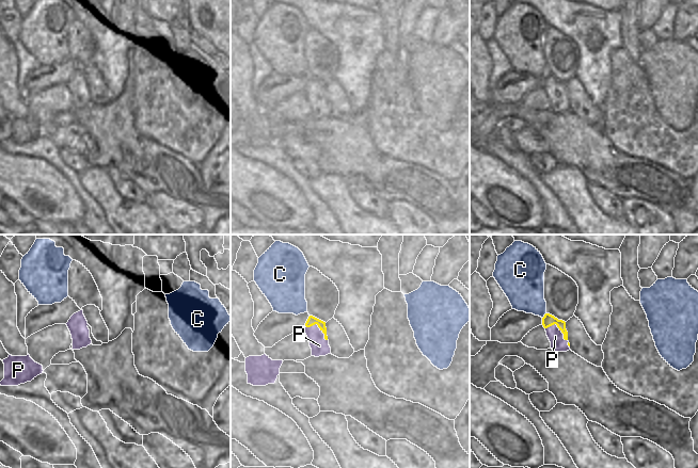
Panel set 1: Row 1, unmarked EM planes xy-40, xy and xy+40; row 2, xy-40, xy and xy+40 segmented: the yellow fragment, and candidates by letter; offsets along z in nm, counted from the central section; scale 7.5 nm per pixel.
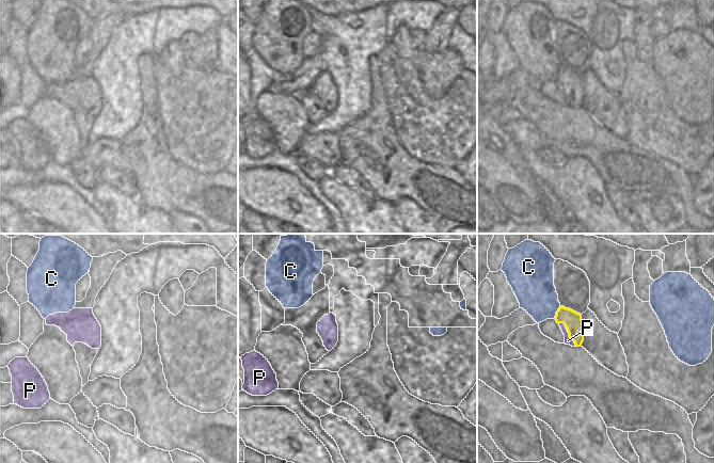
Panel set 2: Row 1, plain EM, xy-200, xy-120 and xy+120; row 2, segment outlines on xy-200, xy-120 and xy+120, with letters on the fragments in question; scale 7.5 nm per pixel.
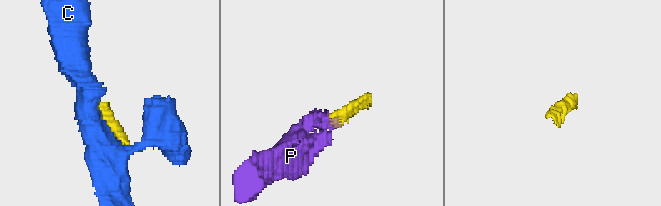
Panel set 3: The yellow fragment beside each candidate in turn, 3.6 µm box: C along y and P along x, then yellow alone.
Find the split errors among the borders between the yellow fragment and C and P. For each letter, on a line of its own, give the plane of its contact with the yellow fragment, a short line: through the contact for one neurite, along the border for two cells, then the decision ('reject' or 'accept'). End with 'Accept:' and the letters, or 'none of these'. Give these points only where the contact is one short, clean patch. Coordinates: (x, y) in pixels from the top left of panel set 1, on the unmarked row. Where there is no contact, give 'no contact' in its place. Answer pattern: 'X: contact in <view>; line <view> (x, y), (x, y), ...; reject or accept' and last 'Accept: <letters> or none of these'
C: contact in xy+40; reject
P: contact in xy+40; line xy+40 (545, 89), (555, 85), (569, 107); reject
Accept: none of these

